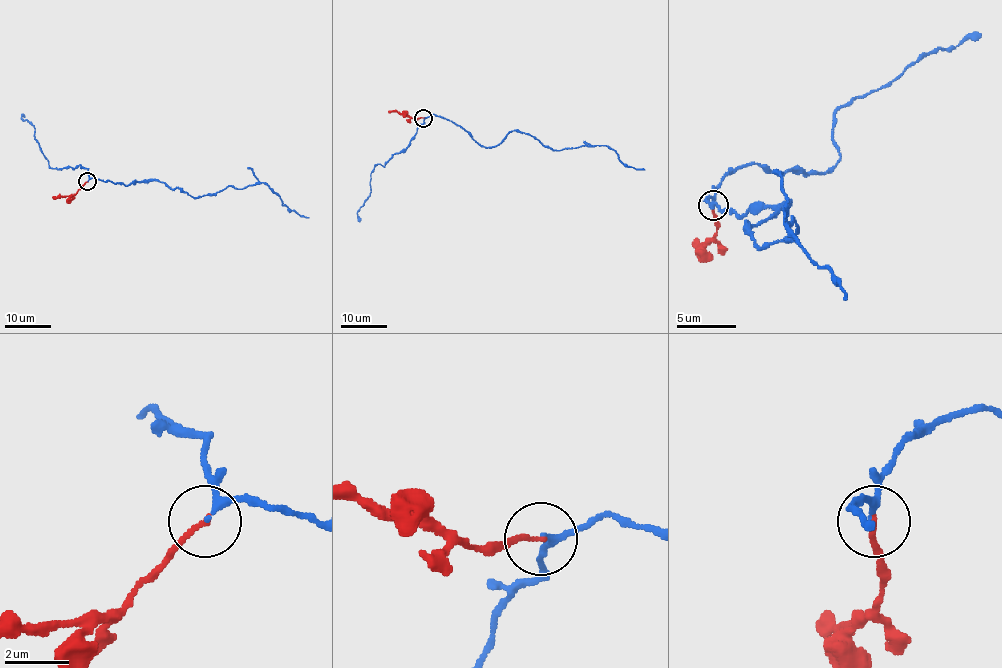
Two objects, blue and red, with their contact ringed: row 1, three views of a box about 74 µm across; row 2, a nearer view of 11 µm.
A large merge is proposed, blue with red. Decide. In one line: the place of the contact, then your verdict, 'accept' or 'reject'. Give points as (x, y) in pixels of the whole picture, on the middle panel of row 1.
(423, 118) | accept

